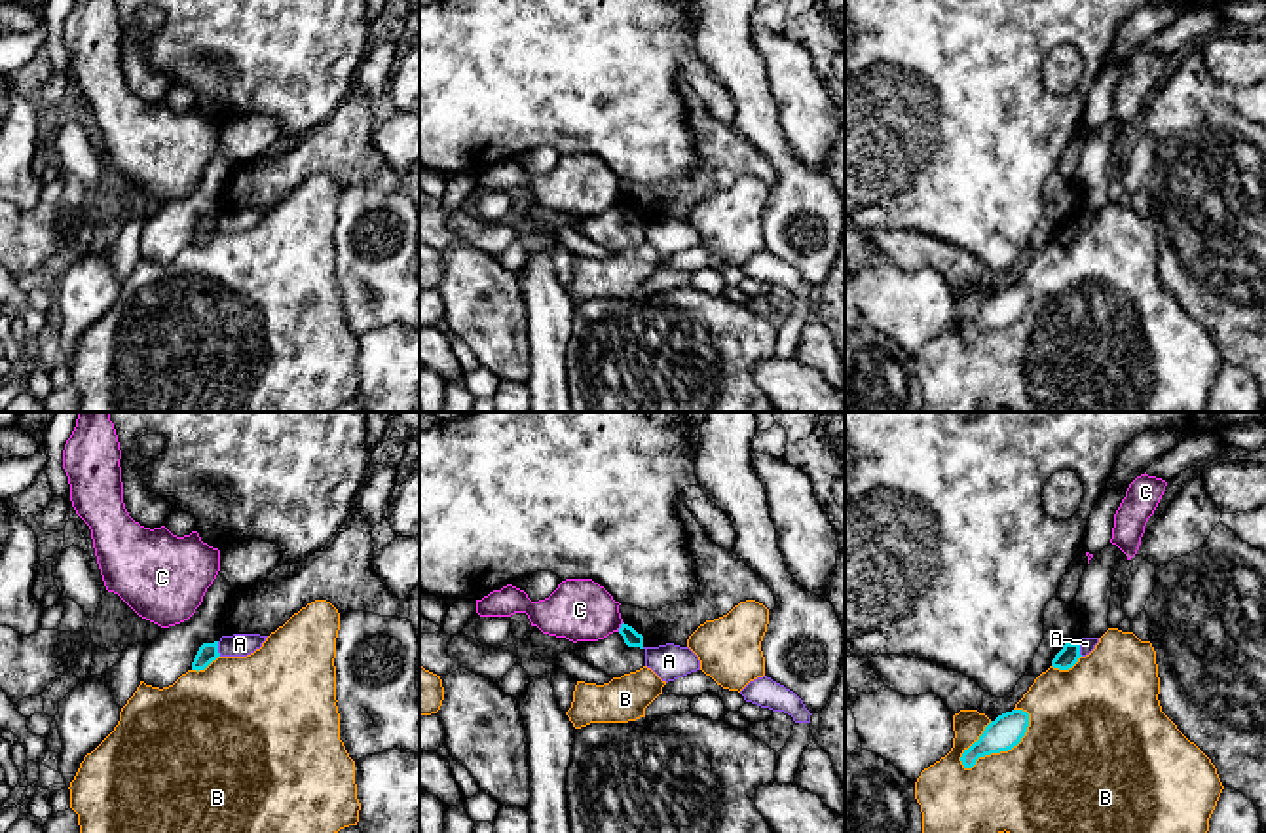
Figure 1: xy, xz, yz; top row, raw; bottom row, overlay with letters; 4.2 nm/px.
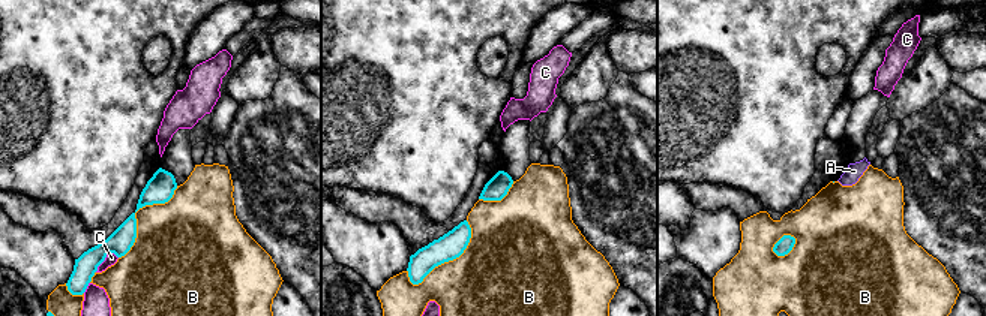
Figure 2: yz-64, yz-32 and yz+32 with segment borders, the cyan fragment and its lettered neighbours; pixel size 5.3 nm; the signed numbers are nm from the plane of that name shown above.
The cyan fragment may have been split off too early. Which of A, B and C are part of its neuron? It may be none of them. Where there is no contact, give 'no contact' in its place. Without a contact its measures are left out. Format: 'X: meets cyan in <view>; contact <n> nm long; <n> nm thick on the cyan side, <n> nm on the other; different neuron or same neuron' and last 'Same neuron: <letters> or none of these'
A: meets cyan in xy; contact 70 nm long; 80 nm thick on the cyan side, 100 nm on the other; different neuron
B: meets cyan in yz; contact 360 nm long; 140 nm thick on the cyan side, 440 nm on the other; different neuron
C: meets cyan in xz; contact 50 nm long; 70 nm thick on the cyan side, 280 nm on the other; different neuron
Same neuron: none of these

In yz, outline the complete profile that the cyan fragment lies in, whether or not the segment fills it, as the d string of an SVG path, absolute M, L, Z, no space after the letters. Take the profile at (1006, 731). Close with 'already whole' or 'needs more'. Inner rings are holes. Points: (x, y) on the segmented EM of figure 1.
M1012 710L991 721L977 742L964 750L960 761L972 768L979 757L1008 751L1021 742L1029 727L1029 713Z; already whole

